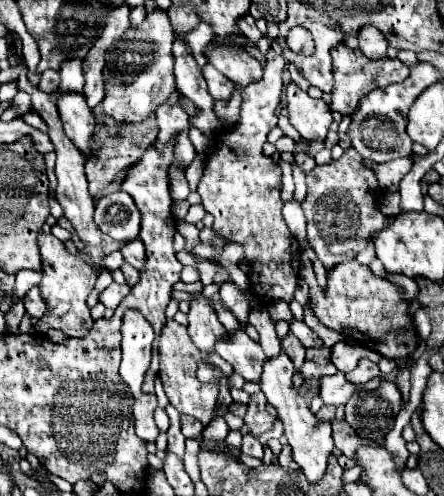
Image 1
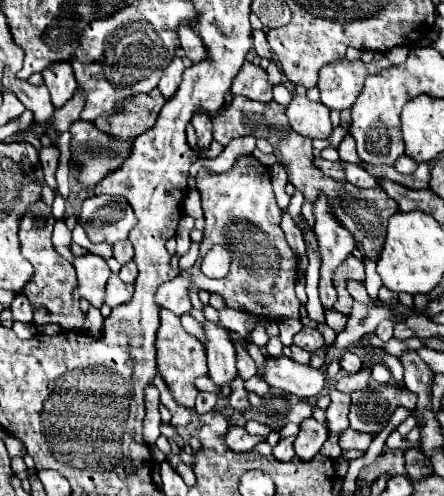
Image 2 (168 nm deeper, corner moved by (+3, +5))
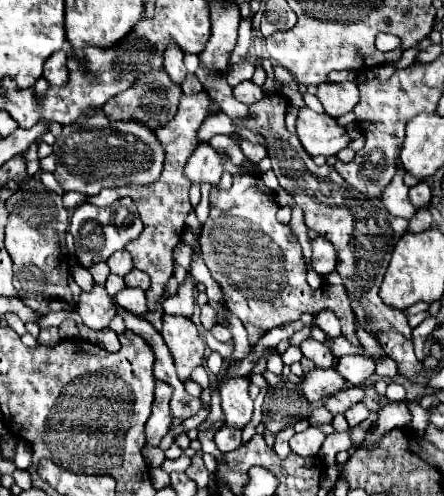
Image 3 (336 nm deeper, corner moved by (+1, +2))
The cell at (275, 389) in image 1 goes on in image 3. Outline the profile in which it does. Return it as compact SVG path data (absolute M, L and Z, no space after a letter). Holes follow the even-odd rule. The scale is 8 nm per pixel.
M309 426L305 432L299 432L295 434L291 440L289 440L289 446L295 454L303 456L303 458L313 458L319 454L319 448L325 440L325 434L319 430L319 428L313 428Z

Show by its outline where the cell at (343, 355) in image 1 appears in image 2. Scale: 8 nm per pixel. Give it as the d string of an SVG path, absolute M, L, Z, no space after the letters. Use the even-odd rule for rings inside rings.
M343 351L341 353L341 359L339 359L339 365L347 371L347 373L357 373L361 369L361 359L351 353L351 351Z

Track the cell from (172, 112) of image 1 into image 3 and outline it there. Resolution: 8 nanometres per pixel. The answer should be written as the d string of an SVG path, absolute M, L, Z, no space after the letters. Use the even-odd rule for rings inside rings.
M169 42L167 50L163 52L163 66L169 72L169 78L173 82L177 82L177 84L181 84L185 80L185 76L187 76L187 68L183 64L183 56L185 56L185 52L175 42Z

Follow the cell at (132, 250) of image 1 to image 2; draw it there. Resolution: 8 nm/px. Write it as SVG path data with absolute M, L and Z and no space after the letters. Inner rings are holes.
M125 239L125 241L121 241L121 243L115 243L115 245L113 245L113 257L115 257L121 265L125 265L125 263L133 257L133 245L131 245L131 241Z

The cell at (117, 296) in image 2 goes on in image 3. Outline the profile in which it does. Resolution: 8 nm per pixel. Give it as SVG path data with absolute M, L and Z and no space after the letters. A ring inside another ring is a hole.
M123 288L117 296L115 296L115 300L125 308L125 310L129 310L129 312L133 312L133 314L145 314L147 312L147 296L145 296L145 292L143 290L139 290L139 288Z

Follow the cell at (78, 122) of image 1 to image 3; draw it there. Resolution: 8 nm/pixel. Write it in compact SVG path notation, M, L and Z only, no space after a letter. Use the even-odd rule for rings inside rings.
M65 50L51 54L51 58L45 62L43 78L51 86L65 86L67 84L67 52Z

